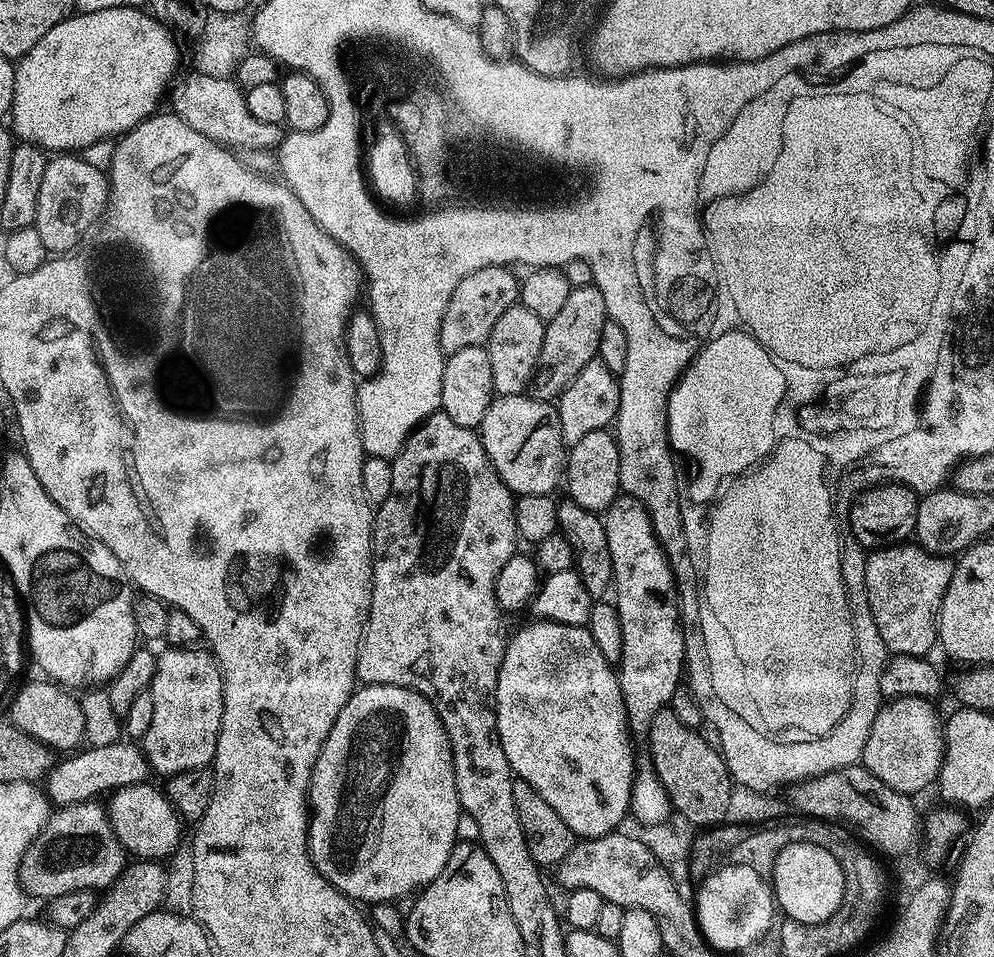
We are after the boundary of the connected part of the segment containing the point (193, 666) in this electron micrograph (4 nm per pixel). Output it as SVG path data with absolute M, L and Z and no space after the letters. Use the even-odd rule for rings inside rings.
M171 646L165 647L165 652L162 651L156 657L156 669L154 670L154 678L152 679L151 694L154 698L154 715L150 722L150 730L146 730L146 734L142 737L142 751L144 757L148 759L149 769L153 773L156 772L161 778L170 776L177 776L180 772L186 770L194 770L195 768L206 768L211 765L212 759L216 756L216 747L218 746L218 734L222 726L222 710L224 709L224 676L220 672L220 666L216 663L216 657L212 655L211 651L203 650L199 647L194 648L173 648Z

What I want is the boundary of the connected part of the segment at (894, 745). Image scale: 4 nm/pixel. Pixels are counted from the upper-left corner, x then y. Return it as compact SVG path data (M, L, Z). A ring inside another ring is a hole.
M922 698L889 700L878 710L870 738L866 738L861 765L886 786L899 792L917 794L923 788L937 783L944 761L944 730L942 716L936 713L937 705Z

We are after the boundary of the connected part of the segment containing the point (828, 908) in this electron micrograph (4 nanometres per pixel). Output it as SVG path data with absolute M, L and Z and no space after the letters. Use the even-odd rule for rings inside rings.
M794 842L783 848L772 867L770 883L779 911L784 911L787 919L804 924L826 922L842 906L845 897L843 868L821 844Z

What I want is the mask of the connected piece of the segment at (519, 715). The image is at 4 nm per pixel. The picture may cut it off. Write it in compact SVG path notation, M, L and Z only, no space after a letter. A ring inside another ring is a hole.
M533 619L531 623L526 628L520 629L513 638L511 635L504 645L504 657L502 658L502 666L498 670L498 686L496 687L498 738L502 742L502 750L510 762L513 773L519 779L530 782L530 786L534 786L534 790L538 790L538 794L542 794L542 798L546 798L546 802L550 802L553 810L561 816L562 822L566 822L566 826L570 826L573 837L593 840L615 832L623 825L620 823L623 822L624 815L626 817L629 815L632 803L632 782L638 771L638 763L636 764L636 758L632 754L632 744L628 741L630 729L628 715L622 702L620 678L613 661L605 658L602 650L598 650L598 642L594 642L587 626L570 626L569 624L538 619Z

